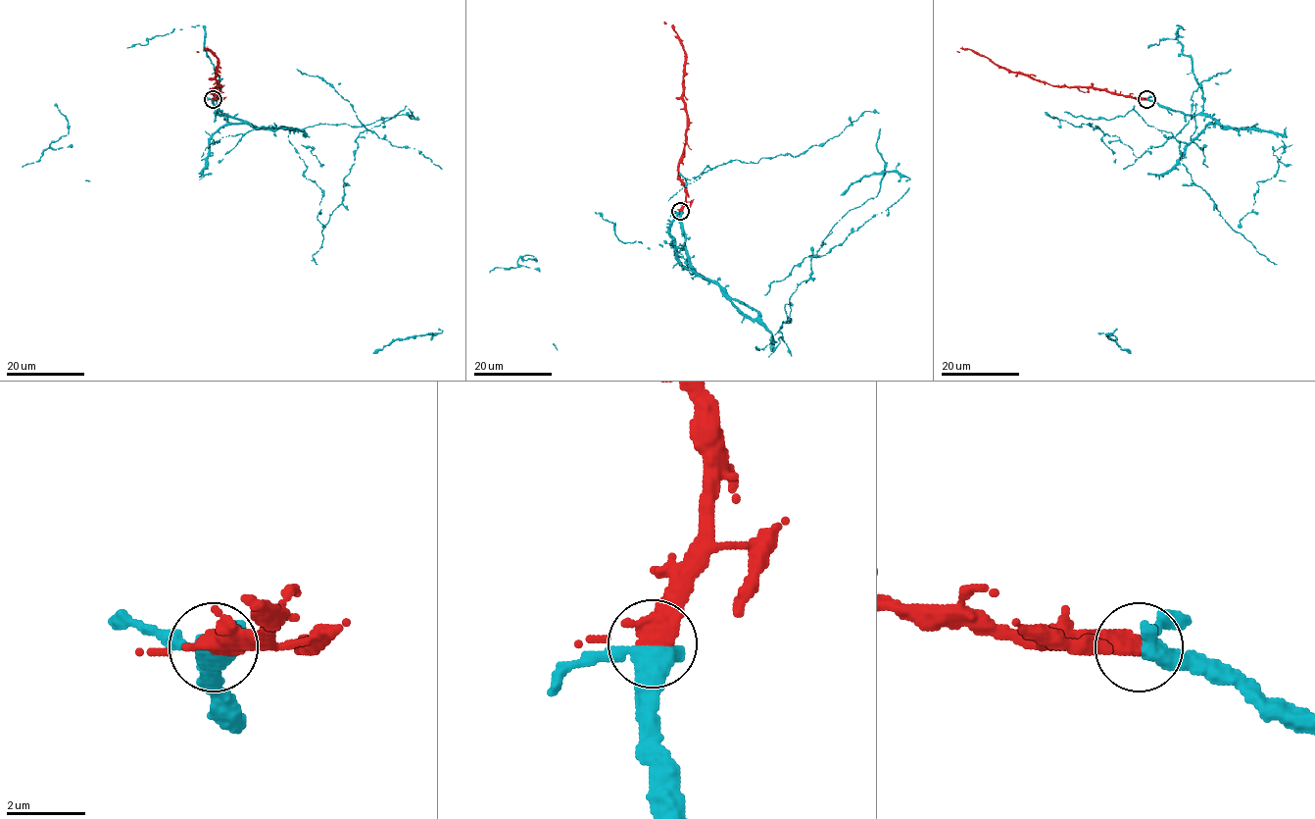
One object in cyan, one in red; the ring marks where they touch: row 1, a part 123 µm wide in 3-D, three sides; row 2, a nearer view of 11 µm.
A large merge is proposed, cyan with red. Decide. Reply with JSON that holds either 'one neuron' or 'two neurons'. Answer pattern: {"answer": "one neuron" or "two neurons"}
{"answer": "one neuron"}

